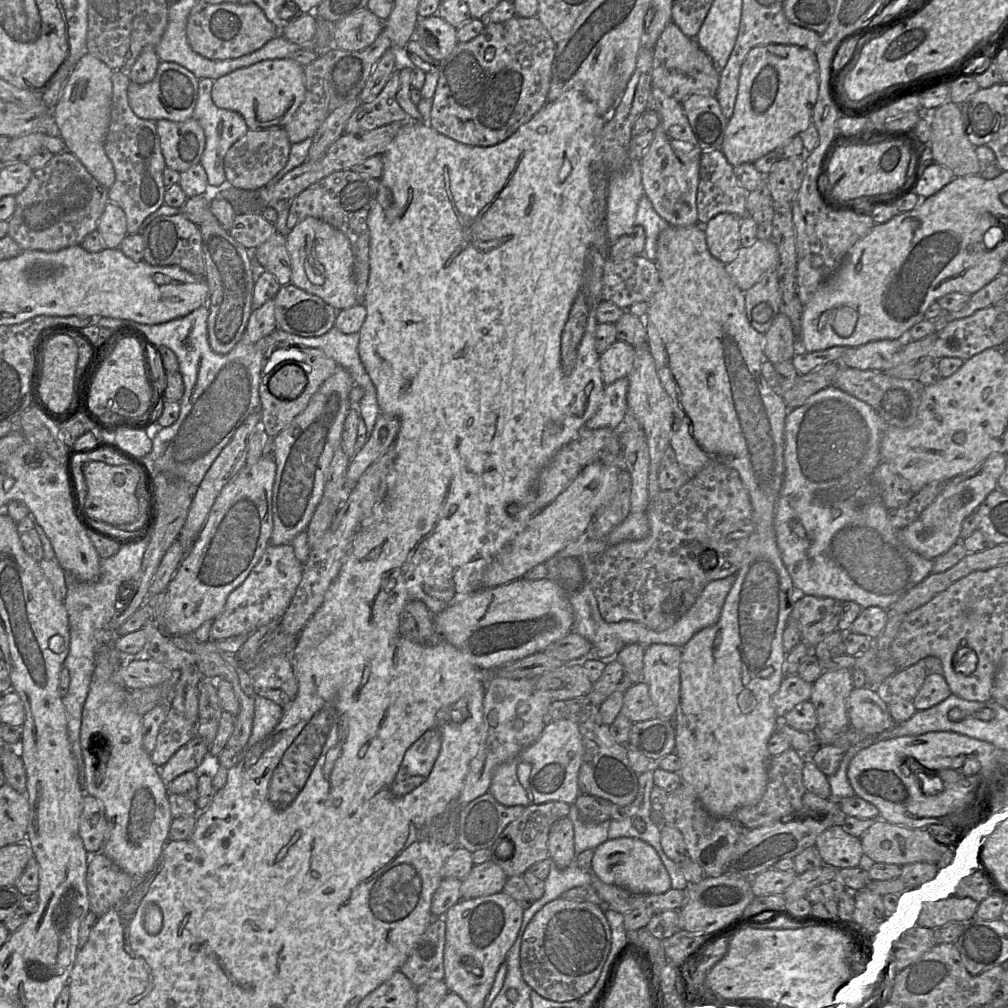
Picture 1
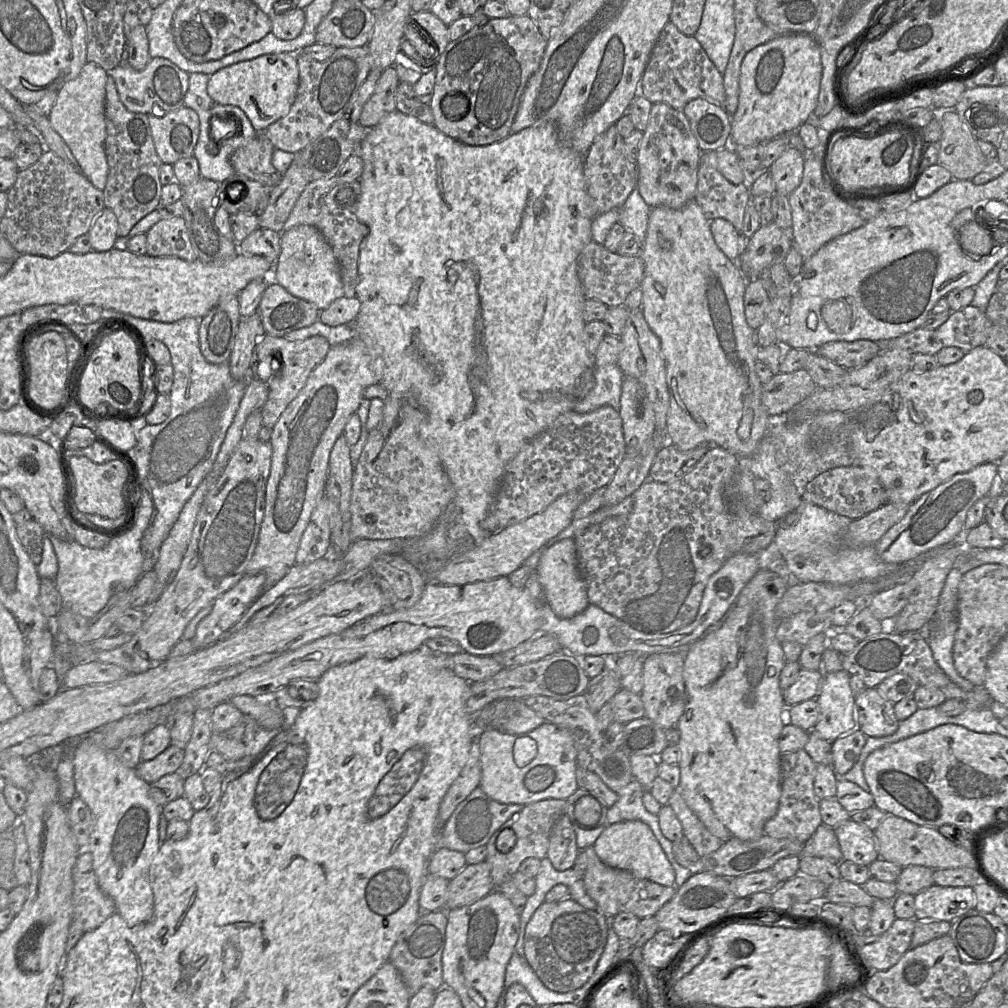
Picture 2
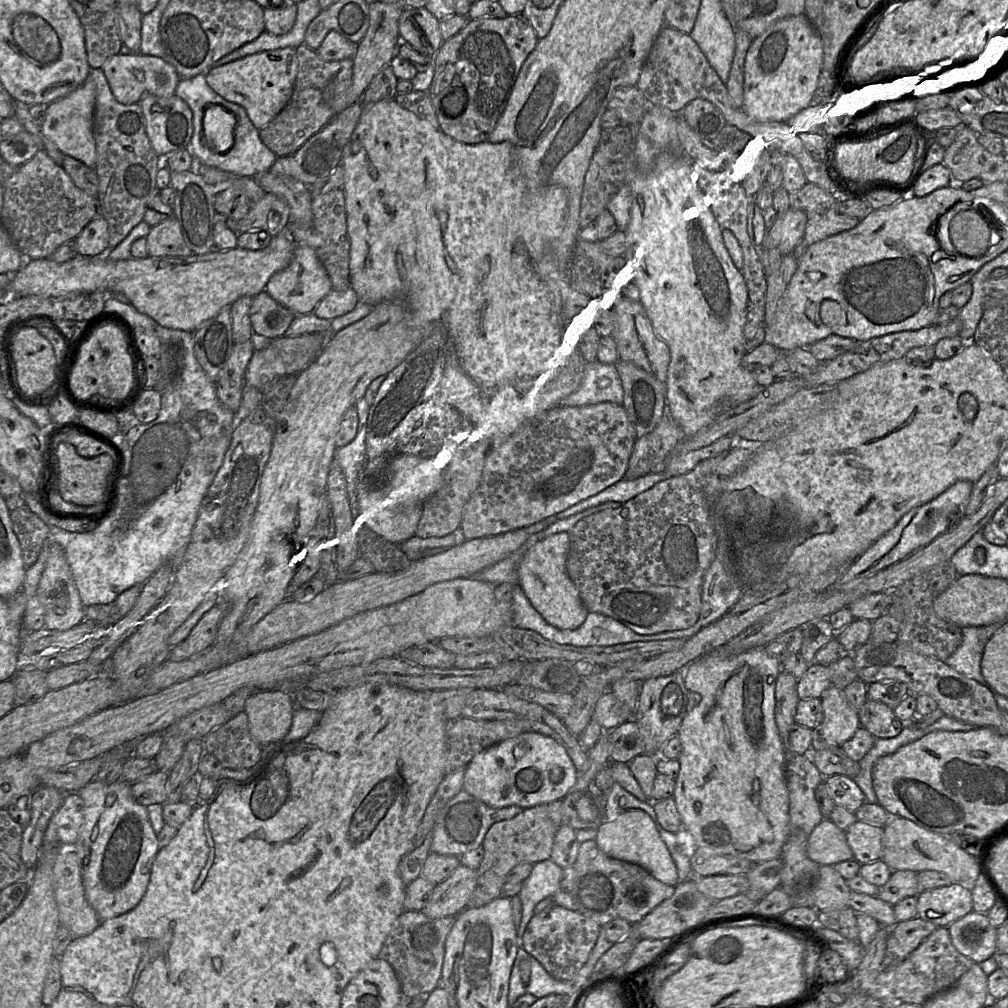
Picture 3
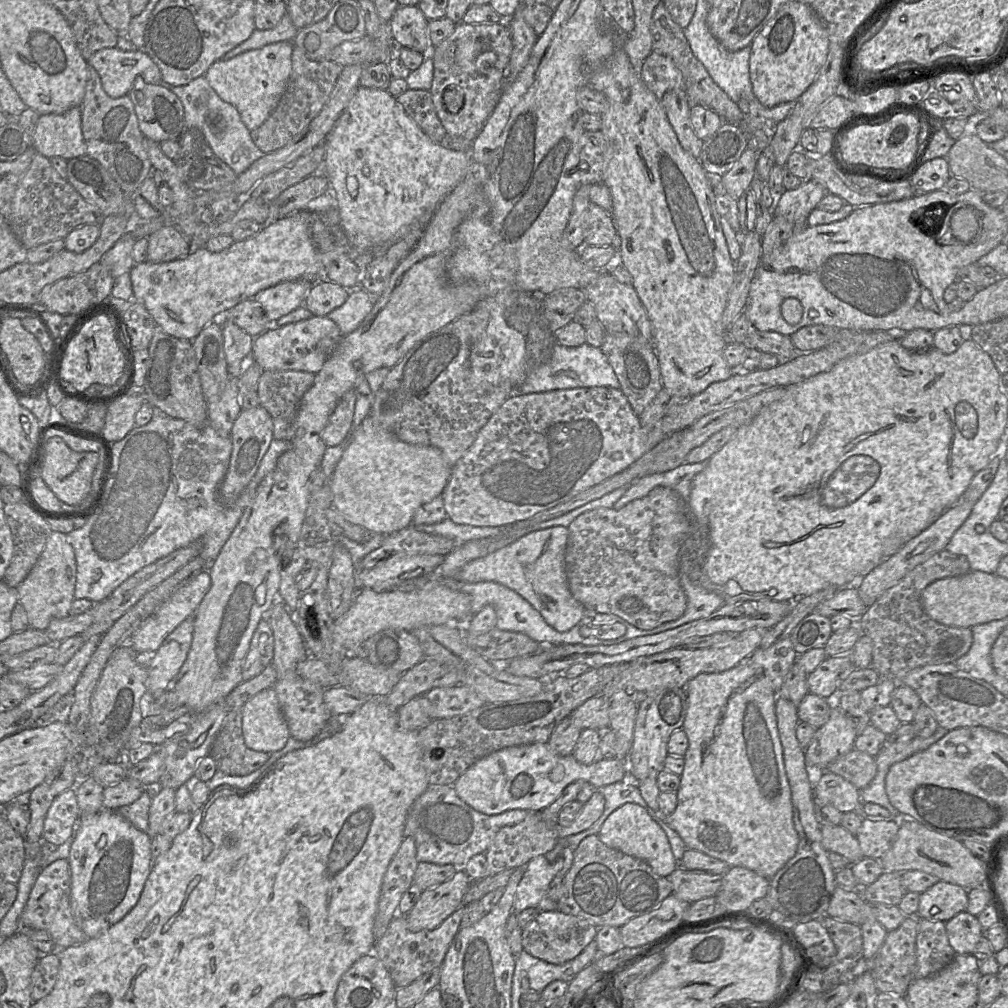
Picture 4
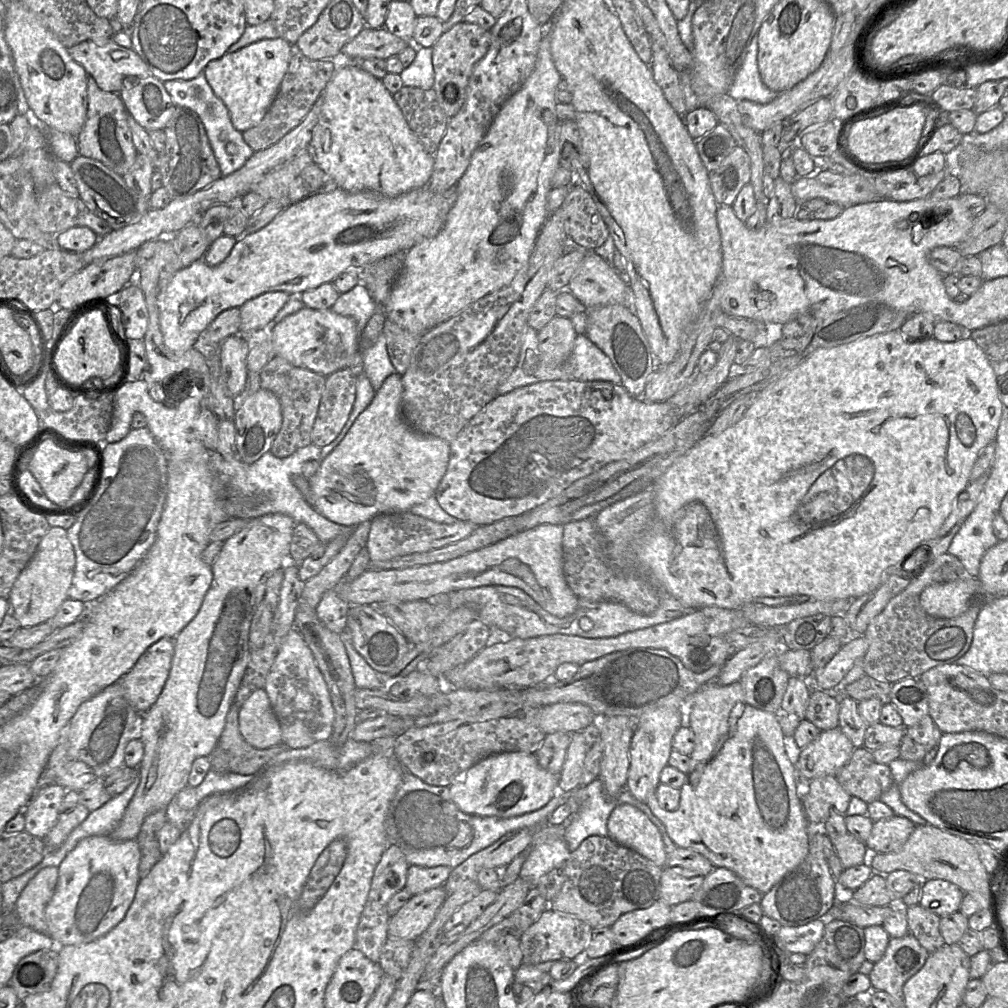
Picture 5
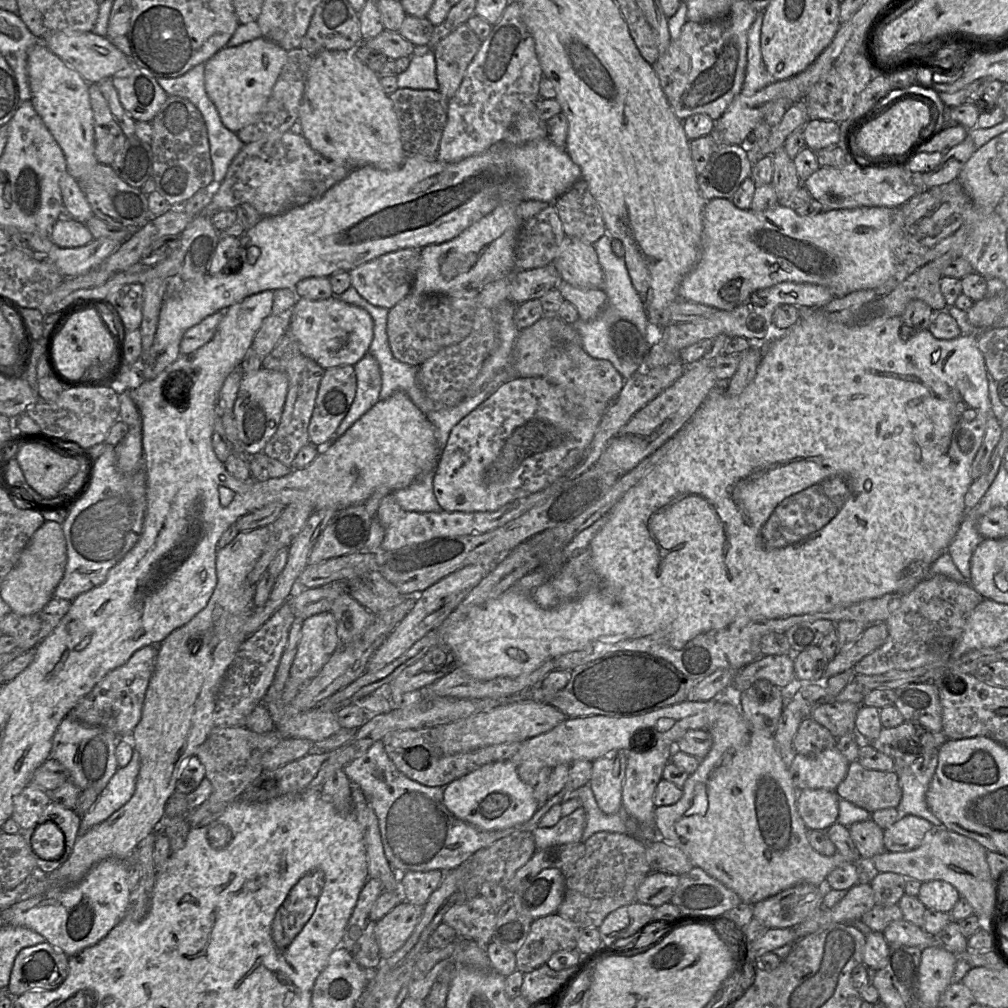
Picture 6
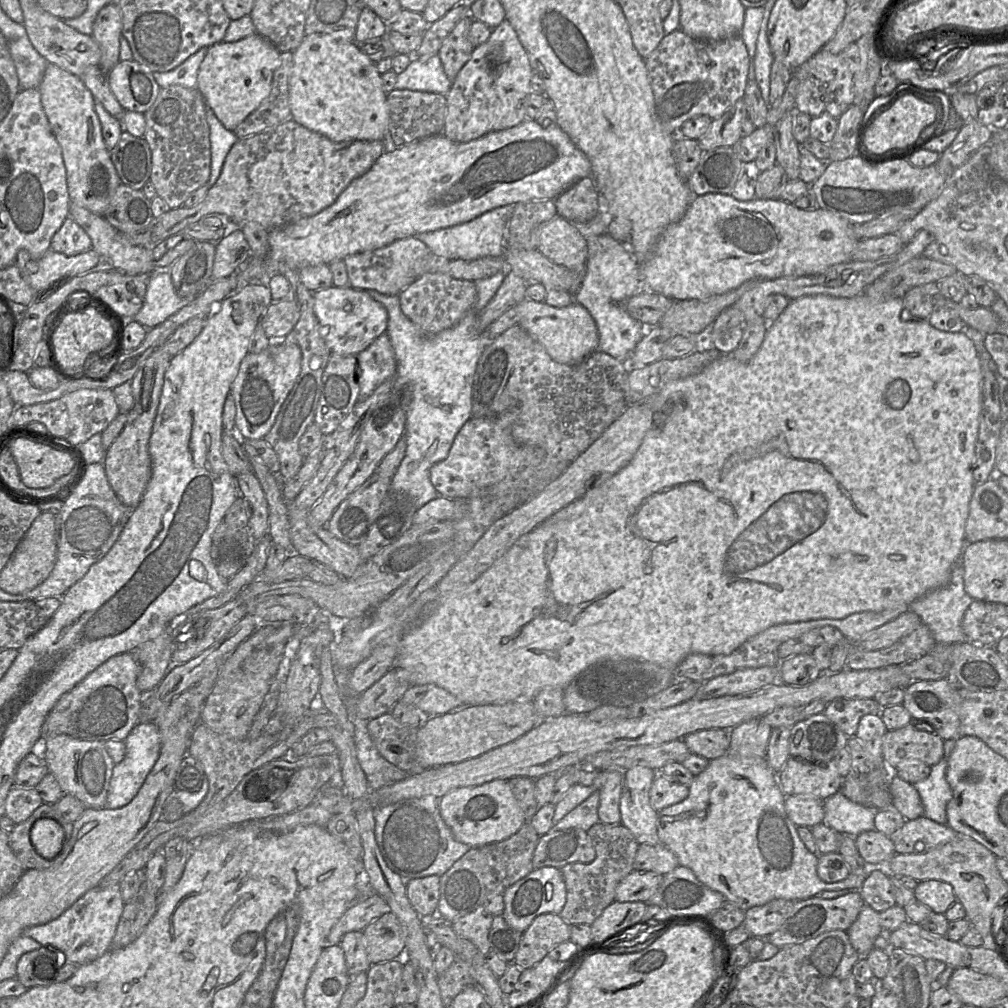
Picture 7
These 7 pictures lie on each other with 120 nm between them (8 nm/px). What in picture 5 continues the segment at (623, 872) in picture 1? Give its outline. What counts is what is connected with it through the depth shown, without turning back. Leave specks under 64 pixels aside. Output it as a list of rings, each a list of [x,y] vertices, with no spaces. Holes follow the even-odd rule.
[[[630,804],[617,806],[607,822],[608,837],[626,846],[658,867],[666,867],[667,851],[662,835],[648,816]]]

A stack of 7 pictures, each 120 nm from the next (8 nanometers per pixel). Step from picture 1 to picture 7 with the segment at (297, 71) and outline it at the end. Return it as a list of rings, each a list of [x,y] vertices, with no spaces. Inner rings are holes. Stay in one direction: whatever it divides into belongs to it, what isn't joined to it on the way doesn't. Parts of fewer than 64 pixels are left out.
[[[257,33],[235,42],[218,42],[209,46],[197,75],[197,90],[222,125],[229,131],[236,127],[269,95],[280,53]]]

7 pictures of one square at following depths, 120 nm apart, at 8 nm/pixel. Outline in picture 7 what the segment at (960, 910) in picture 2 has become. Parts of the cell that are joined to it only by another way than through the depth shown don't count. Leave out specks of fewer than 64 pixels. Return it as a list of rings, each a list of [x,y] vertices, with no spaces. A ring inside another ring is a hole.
[[[940,880],[920,881],[913,892],[919,902],[936,913],[944,914],[957,900],[952,886]]]

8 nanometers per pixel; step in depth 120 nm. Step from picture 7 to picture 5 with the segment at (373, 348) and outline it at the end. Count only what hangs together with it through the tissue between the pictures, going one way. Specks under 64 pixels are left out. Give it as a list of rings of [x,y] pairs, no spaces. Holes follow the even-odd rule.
[[[364,372],[357,374],[356,399],[350,416],[337,438],[330,444],[319,448],[313,443],[299,448],[286,458],[278,458],[270,451],[265,453],[253,464],[246,464],[238,459],[226,460],[217,450],[210,450],[210,467],[226,485],[231,493],[230,501],[227,502],[229,518],[242,518],[251,520],[266,514],[284,514],[291,517],[296,523],[304,523],[325,544],[336,536],[347,533],[349,537],[353,533],[352,527],[338,525],[327,519],[309,505],[299,489],[294,485],[292,476],[302,473],[302,466],[309,460],[324,460],[342,441],[356,418],[369,406],[376,392],[369,378]]]

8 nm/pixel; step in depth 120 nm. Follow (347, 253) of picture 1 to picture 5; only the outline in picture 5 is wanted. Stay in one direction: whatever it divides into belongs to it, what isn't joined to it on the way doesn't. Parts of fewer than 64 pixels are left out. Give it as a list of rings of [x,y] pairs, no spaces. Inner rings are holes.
[[[269,291],[246,301],[240,309],[241,324],[238,335],[252,344],[257,335],[264,335],[264,328],[274,320],[279,310],[286,304],[290,294],[283,291]]]

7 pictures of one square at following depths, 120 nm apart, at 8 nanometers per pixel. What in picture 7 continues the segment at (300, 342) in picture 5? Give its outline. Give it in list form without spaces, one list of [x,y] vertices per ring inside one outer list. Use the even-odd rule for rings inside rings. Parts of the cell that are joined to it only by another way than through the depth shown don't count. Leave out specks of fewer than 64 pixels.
[[[332,286],[314,292],[313,299],[313,310],[320,325],[321,335],[332,354],[356,356],[386,332],[387,310],[366,291],[355,290],[350,286]]]

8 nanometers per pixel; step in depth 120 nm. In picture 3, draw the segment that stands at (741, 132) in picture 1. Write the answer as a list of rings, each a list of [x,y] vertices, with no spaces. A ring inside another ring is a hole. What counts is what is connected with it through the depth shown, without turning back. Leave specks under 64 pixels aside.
[[[805,14],[790,16],[775,21],[765,30],[762,35],[753,39],[752,44],[746,54],[744,64],[744,104],[742,110],[750,118],[758,122],[786,122],[787,120],[798,114],[800,111],[806,109],[811,105],[814,93],[818,85],[818,80],[822,70],[823,56],[824,51],[822,40]]]

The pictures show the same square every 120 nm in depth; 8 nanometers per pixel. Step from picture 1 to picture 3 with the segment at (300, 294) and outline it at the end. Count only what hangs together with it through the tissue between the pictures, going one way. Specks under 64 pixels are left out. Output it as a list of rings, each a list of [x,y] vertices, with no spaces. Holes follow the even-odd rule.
[[[266,291],[253,297],[250,320],[253,332],[268,339],[282,337],[296,315],[271,298]]]

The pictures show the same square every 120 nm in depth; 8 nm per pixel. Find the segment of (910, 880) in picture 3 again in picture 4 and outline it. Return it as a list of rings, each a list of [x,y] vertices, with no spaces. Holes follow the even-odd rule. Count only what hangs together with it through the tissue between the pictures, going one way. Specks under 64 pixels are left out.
[[[883,872],[869,886],[860,889],[862,897],[869,904],[898,906],[907,892],[901,883],[902,872]]]

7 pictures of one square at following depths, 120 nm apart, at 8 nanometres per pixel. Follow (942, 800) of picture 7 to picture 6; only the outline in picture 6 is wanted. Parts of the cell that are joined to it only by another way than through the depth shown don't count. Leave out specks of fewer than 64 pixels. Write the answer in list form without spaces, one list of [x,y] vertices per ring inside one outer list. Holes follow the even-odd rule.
[[[934,751],[923,772],[898,776],[902,792],[898,809],[902,814],[912,814],[928,820],[934,826],[941,826],[942,822],[931,812],[926,803],[926,792],[937,764],[938,751]]]

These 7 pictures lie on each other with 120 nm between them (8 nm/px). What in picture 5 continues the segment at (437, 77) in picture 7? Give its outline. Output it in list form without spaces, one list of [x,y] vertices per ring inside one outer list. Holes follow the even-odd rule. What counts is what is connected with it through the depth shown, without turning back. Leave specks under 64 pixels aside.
[[[417,47],[417,53],[411,65],[405,68],[401,74],[403,86],[431,89],[434,85],[432,47]]]

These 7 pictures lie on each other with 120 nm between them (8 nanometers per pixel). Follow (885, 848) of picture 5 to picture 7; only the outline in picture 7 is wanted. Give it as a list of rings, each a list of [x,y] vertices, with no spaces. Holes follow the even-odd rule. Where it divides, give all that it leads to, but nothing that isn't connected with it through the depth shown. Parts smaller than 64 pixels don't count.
[[[922,815],[913,820],[906,820],[901,828],[896,830],[893,834],[891,834],[888,837],[893,842],[895,852],[897,854],[912,854],[912,853],[927,852],[933,848],[936,848],[938,846],[941,846],[945,843],[952,841],[953,839],[955,839],[957,837],[957,835],[963,835],[963,834],[958,834],[956,831],[954,831],[952,828],[950,828],[947,824],[939,824]]]

